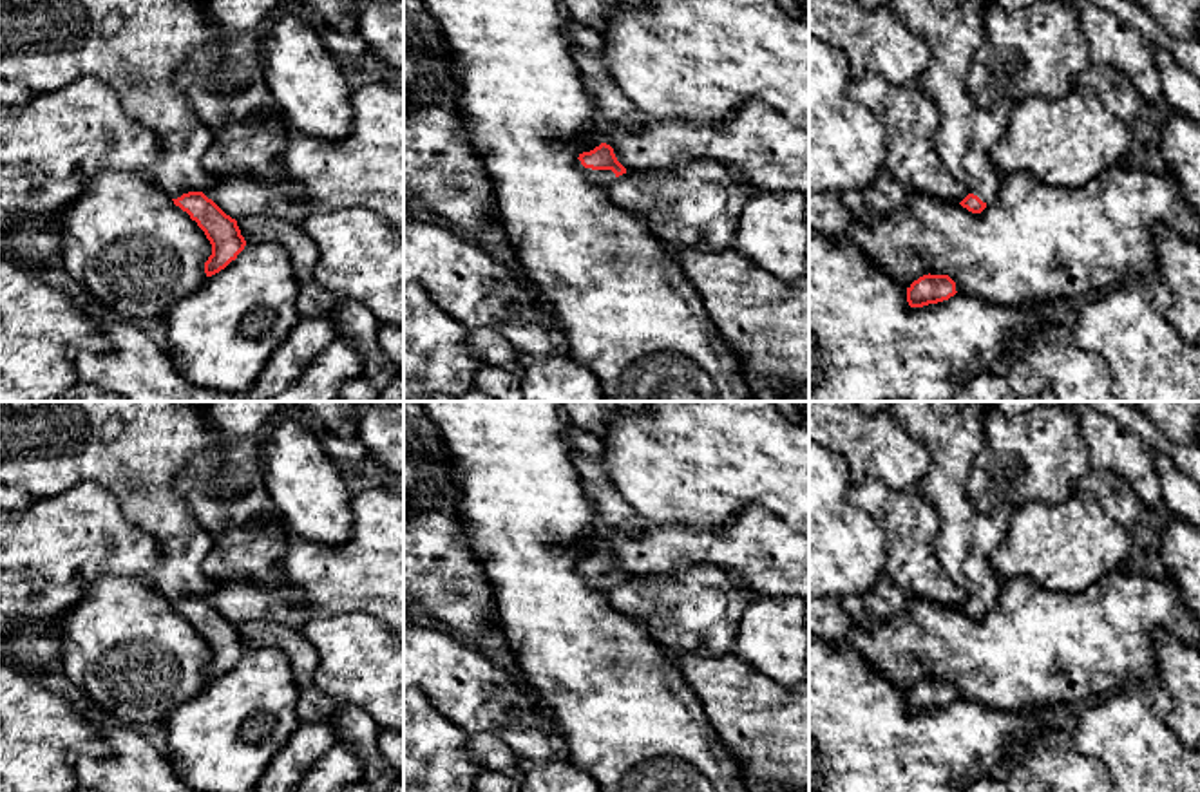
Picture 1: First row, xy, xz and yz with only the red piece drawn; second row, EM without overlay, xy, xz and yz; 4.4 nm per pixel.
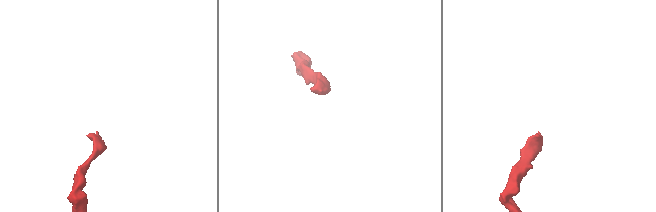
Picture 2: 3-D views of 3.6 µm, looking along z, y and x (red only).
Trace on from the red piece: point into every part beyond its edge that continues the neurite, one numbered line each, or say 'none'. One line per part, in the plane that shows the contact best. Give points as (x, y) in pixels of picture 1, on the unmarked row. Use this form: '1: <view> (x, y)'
1: xz (596, 581)

